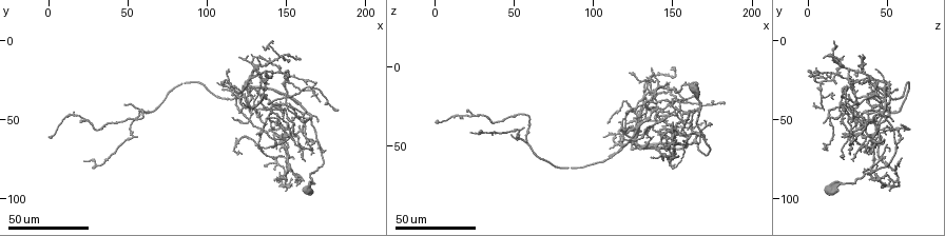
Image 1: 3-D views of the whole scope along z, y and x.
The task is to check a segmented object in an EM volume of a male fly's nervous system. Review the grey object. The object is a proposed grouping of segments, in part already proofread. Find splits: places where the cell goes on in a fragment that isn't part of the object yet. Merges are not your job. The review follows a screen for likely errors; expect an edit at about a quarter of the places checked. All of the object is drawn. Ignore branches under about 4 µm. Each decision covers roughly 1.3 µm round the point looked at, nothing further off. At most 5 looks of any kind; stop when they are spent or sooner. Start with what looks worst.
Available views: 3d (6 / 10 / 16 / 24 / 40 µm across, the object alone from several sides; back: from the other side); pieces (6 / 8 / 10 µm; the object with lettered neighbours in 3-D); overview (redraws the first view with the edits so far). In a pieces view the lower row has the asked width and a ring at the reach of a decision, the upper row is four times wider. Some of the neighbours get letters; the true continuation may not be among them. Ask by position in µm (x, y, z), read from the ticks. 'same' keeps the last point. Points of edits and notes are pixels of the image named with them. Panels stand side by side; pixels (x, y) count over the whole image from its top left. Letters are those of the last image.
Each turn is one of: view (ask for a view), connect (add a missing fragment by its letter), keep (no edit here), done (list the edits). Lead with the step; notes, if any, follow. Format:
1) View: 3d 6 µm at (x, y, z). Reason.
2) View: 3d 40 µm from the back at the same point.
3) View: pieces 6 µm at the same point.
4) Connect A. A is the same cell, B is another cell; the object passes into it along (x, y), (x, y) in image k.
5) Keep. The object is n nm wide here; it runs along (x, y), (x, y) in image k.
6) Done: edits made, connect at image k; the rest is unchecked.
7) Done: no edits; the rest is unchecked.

View: 3d 24 µm at (146, 53, 10). Free end.

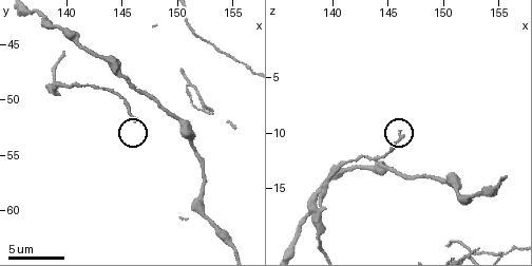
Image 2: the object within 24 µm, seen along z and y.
View: pieces 8 µm at (146.0, 51.8, 10.0).

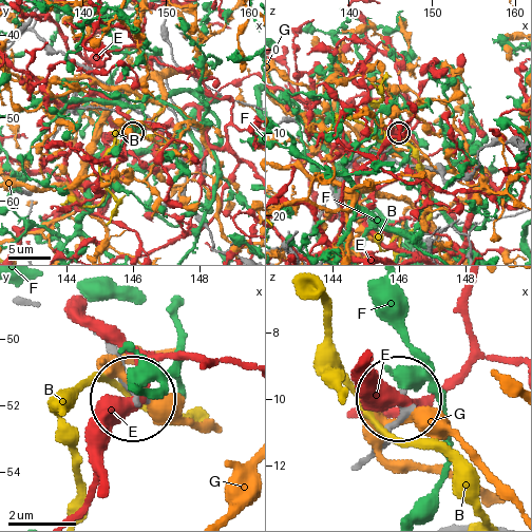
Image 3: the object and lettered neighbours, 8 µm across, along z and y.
Keep. B, E, F and G are other cells; none of them fits.

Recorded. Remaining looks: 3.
View: 3d 40 µm at (48, 40, 43). Free end.

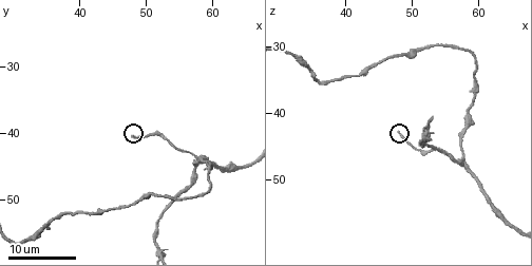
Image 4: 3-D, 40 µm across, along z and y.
View: 3d 6 µm at (48.0, 40.5, 43.0).

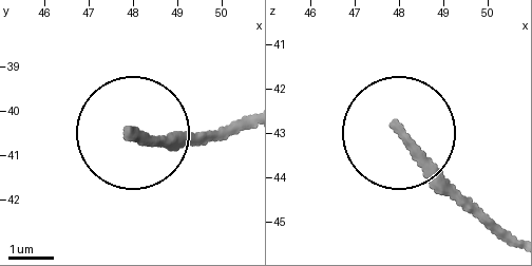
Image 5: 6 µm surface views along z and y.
View: pieces 8 µm at (47.95, 40.45, 42.95). What lies round it.

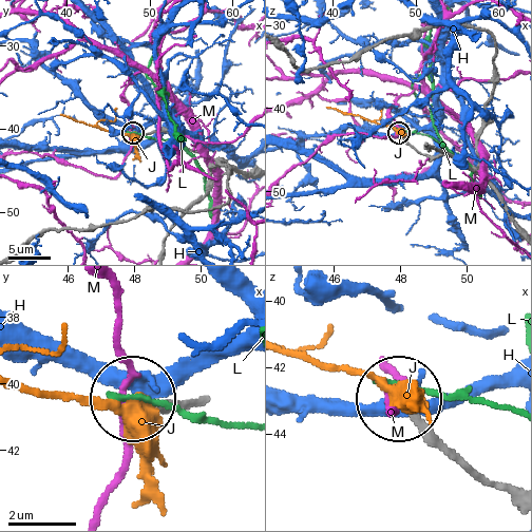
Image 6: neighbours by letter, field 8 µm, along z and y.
Keep. H, J, L and M are other cells; no lettered fragment goes on from it.

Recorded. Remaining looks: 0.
Done: no edits; the rest is unchecked.

